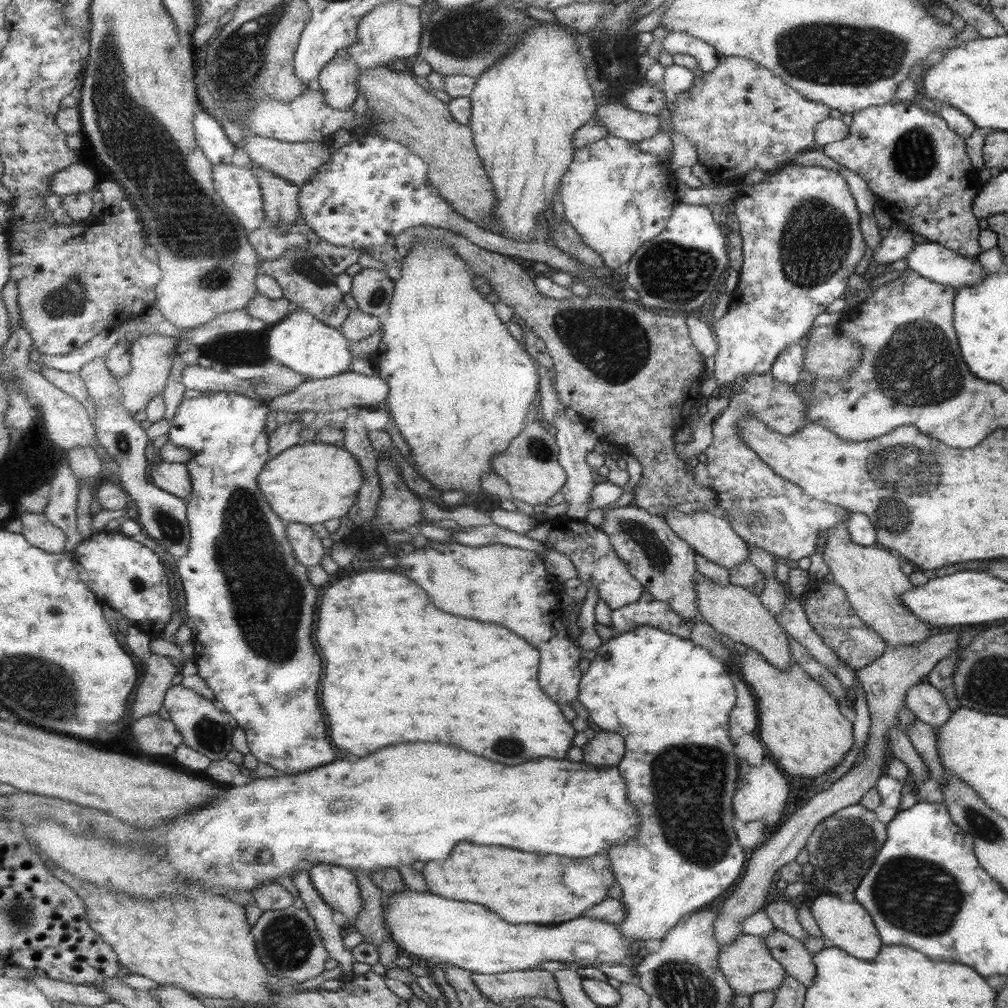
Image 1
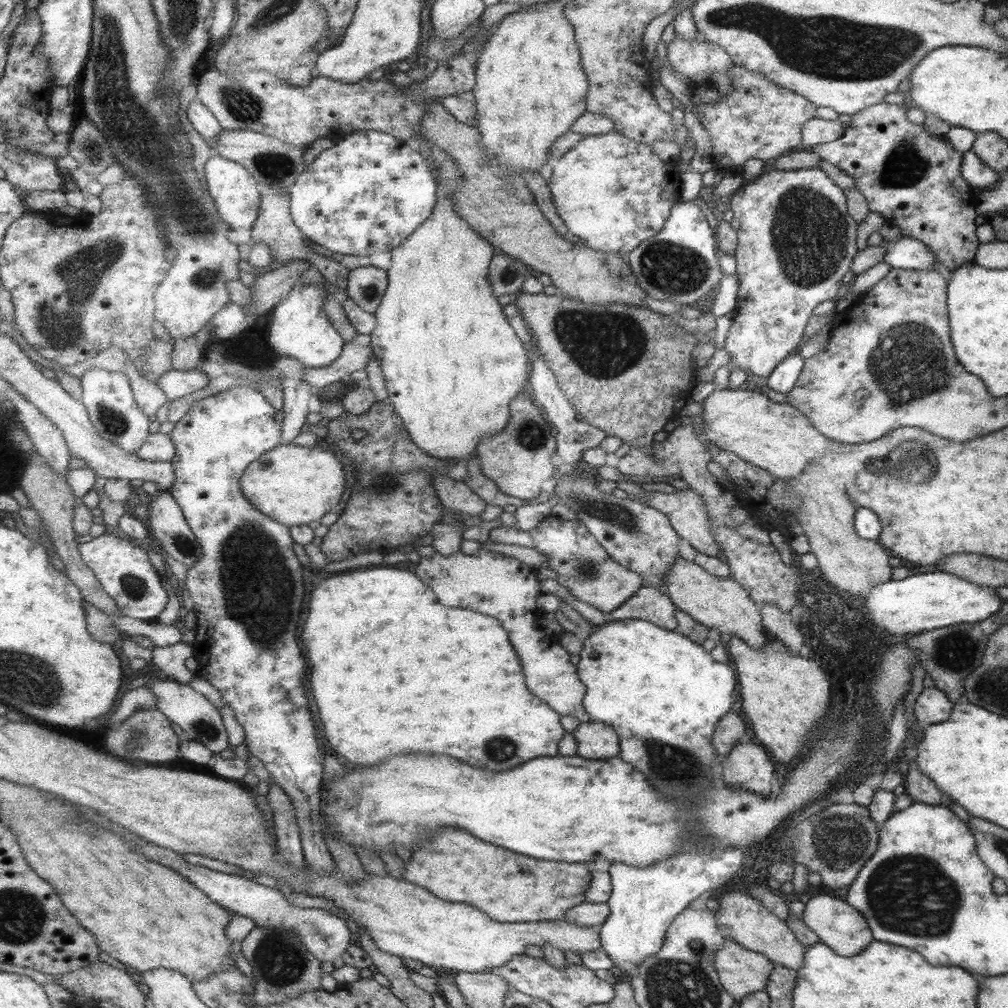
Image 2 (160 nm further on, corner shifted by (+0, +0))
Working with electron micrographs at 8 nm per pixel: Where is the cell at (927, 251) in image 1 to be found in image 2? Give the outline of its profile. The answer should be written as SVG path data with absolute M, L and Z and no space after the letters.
M906 236L886 241L882 262L891 269L907 270L928 269L937 265L932 252L922 242Z

